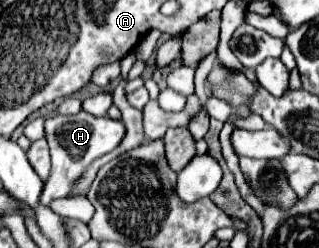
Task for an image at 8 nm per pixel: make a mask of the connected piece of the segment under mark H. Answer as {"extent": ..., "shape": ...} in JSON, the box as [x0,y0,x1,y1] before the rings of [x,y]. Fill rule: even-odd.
{"extent":[41,110,125,204],"shape":[[[81,110],[73,116],[49,116],[45,118],[45,138],[51,152],[51,174],[45,182],[45,190],[41,200],[49,204],[55,198],[65,198],[73,190],[73,182],[85,172],[85,168],[99,156],[111,152],[121,138],[125,136],[125,126],[119,120],[111,120],[107,116],[95,118]]]}

